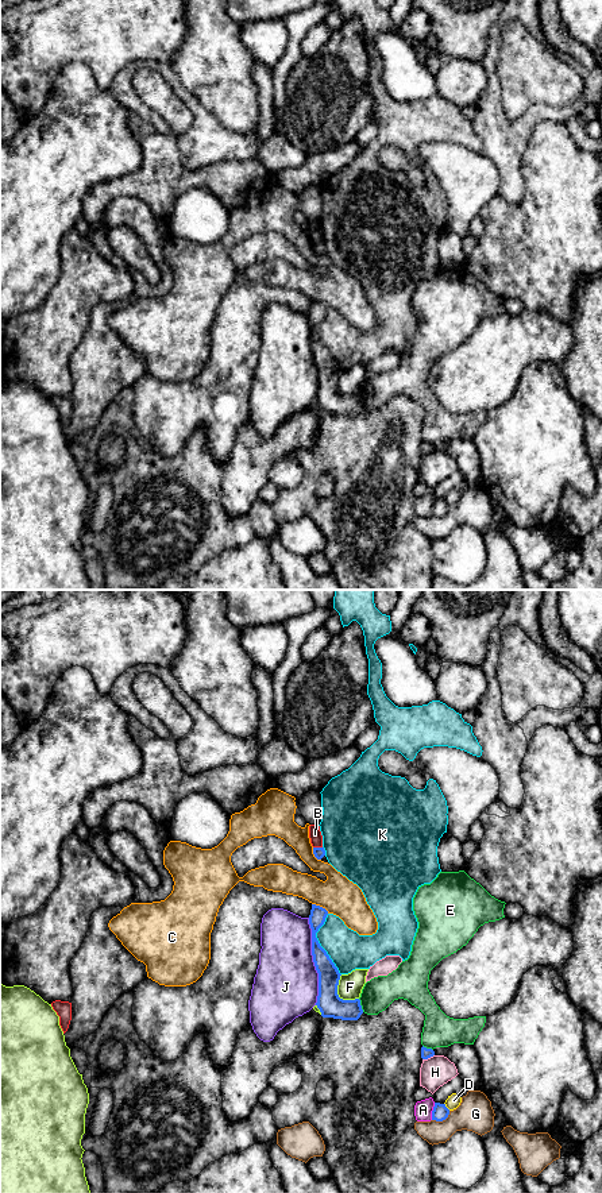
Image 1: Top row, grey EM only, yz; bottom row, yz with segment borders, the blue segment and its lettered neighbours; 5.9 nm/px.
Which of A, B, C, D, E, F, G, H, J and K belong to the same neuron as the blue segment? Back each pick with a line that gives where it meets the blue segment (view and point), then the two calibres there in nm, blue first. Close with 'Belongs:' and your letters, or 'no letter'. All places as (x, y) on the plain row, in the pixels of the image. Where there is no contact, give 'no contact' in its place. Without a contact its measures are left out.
Belongs: no letter

